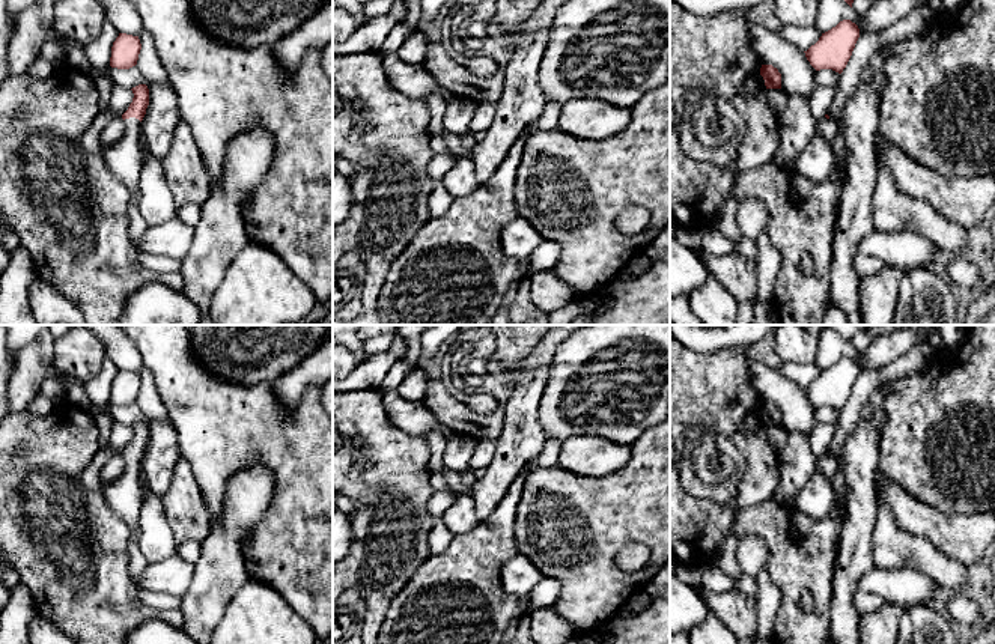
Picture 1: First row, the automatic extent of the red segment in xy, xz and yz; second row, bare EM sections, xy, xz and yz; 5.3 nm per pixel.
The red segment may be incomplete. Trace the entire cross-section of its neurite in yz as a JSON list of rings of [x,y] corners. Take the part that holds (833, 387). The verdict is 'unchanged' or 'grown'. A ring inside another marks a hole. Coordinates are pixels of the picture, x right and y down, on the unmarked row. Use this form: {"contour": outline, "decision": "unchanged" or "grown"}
{"contour": [[[843,357],[831,367],[822,370],[819,378],[804,390],[816,408],[832,406],[841,411],[852,393],[858,375],[858,363],[850,357]]], "decision": "unchanged"}

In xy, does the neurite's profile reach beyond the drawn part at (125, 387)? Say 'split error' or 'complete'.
complete

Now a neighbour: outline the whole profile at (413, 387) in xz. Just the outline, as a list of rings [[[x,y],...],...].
[[[415,369],[409,372],[397,387],[397,393],[409,402],[423,402],[428,390],[428,376]]]

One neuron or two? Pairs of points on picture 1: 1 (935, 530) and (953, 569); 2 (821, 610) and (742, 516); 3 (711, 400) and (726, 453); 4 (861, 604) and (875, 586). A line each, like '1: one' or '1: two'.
1: two
2: one
3: two
4: two

